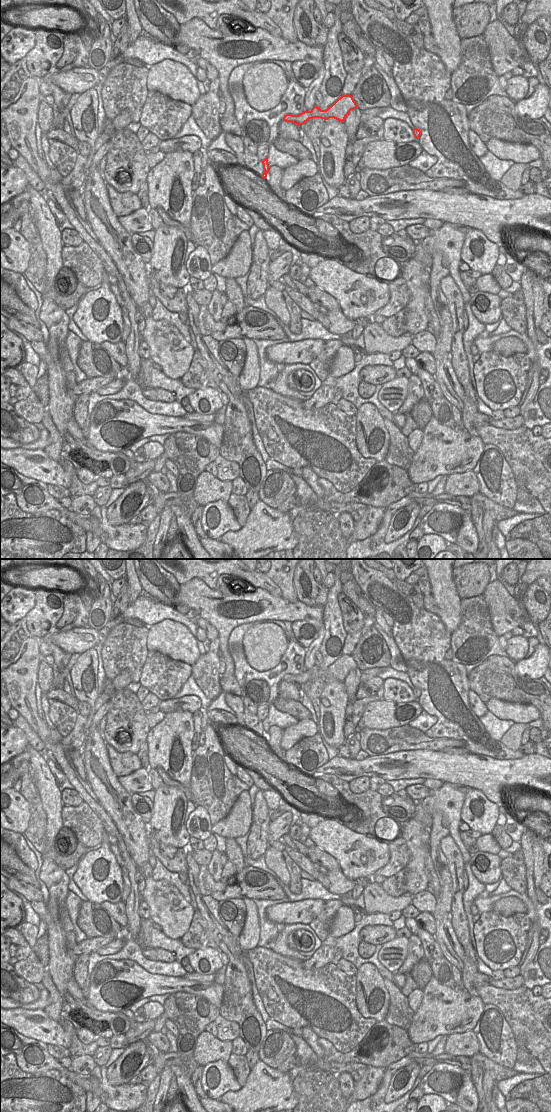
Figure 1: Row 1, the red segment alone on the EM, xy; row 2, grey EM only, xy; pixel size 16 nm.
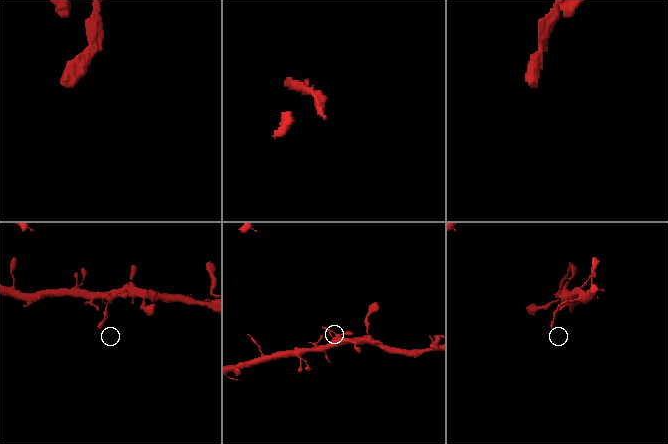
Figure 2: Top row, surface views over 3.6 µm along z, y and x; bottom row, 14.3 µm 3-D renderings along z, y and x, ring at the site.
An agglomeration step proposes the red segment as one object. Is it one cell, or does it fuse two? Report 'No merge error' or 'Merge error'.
No merge error.

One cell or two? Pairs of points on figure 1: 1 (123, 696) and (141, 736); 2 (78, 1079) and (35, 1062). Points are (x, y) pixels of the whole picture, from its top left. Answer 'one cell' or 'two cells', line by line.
1: one cell
2: one cell

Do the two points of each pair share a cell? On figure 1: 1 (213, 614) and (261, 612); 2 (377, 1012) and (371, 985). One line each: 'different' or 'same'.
1: same
2: same

